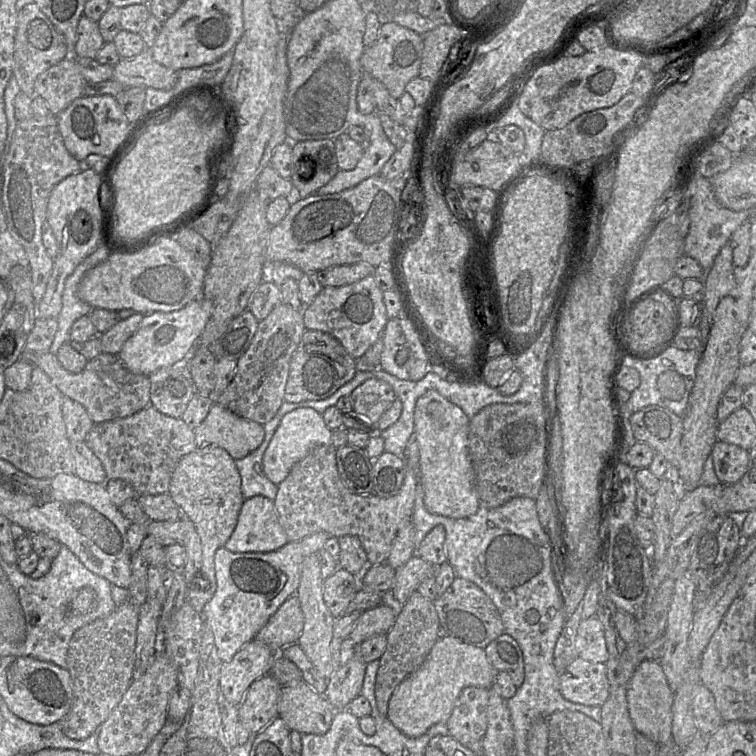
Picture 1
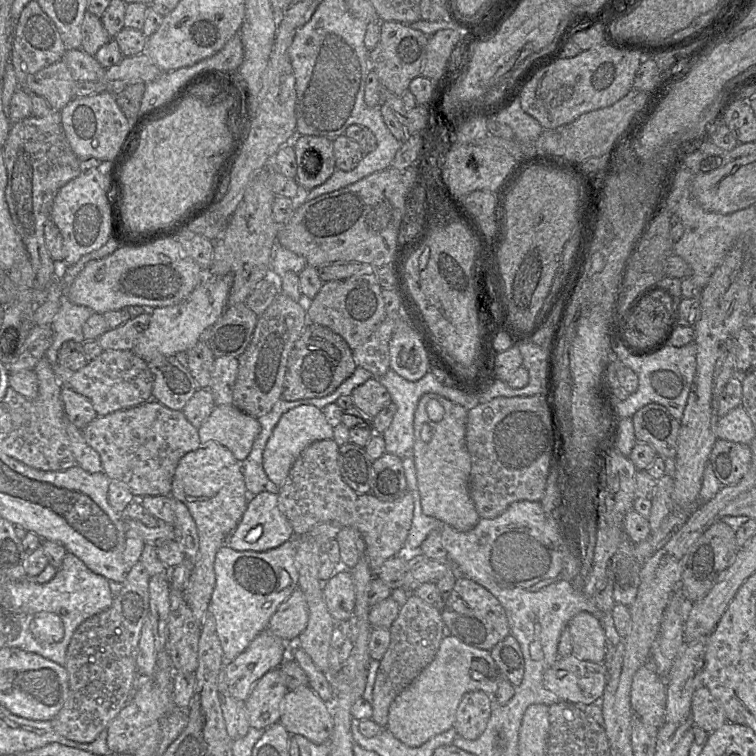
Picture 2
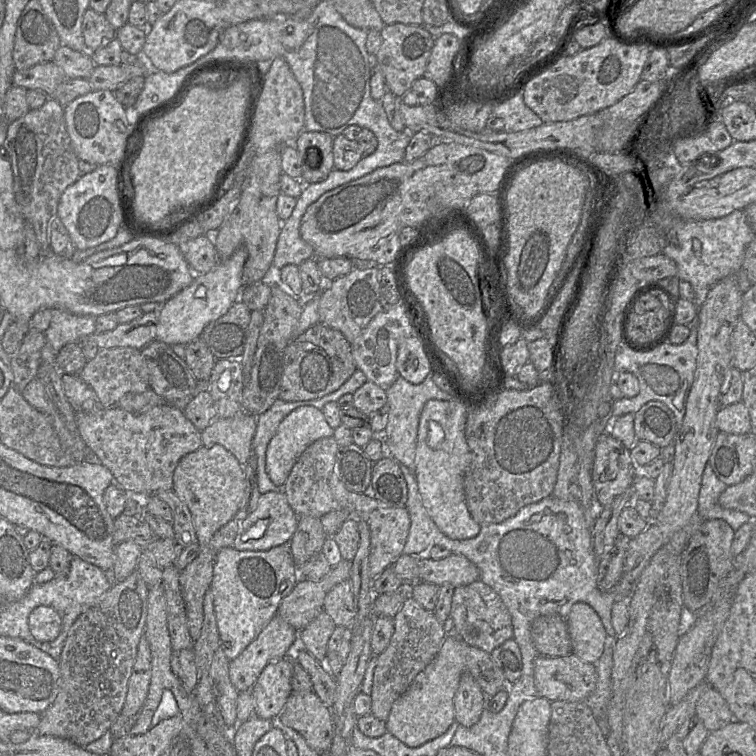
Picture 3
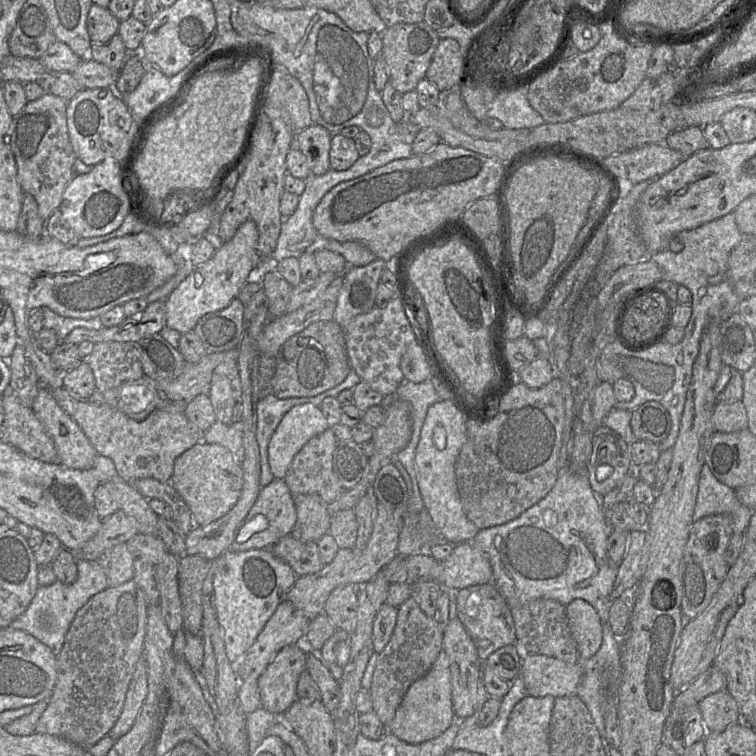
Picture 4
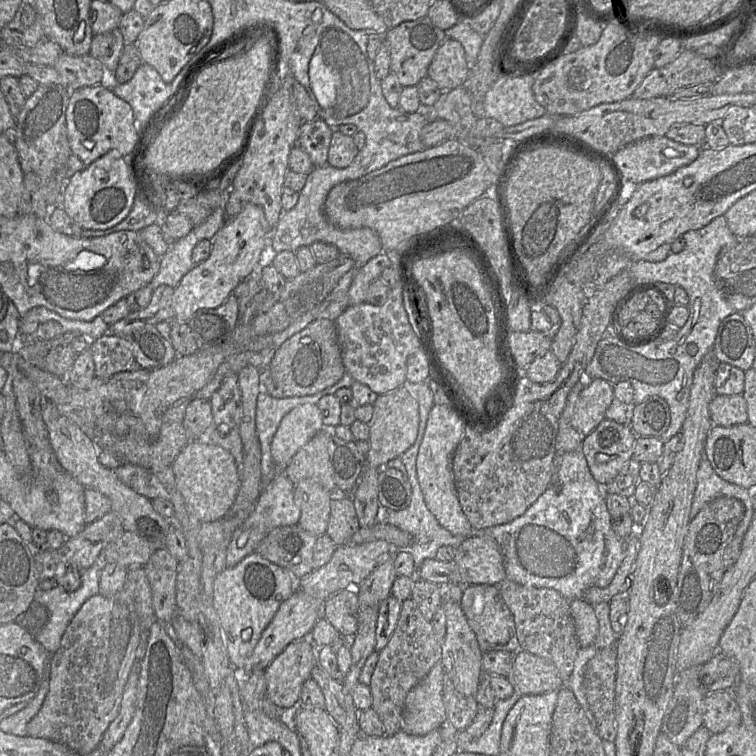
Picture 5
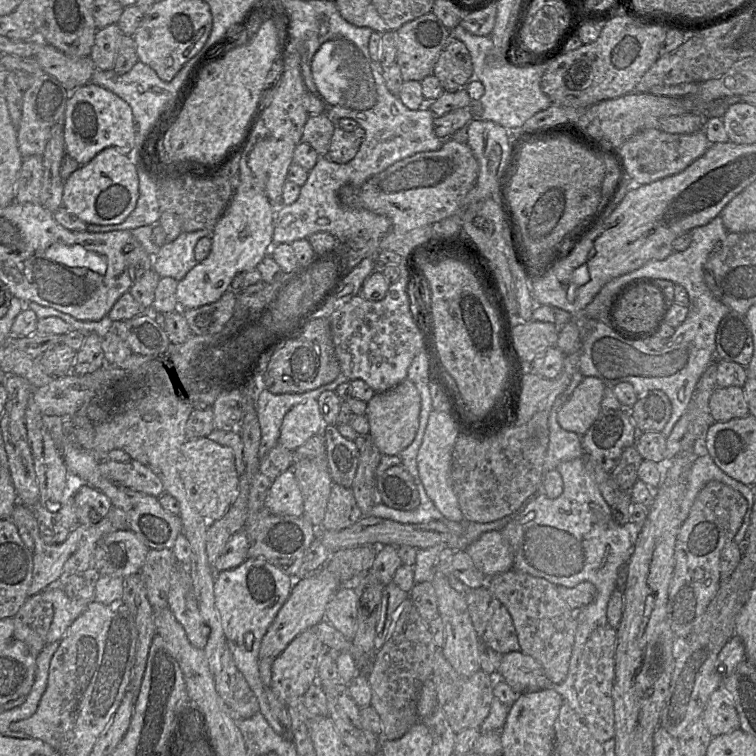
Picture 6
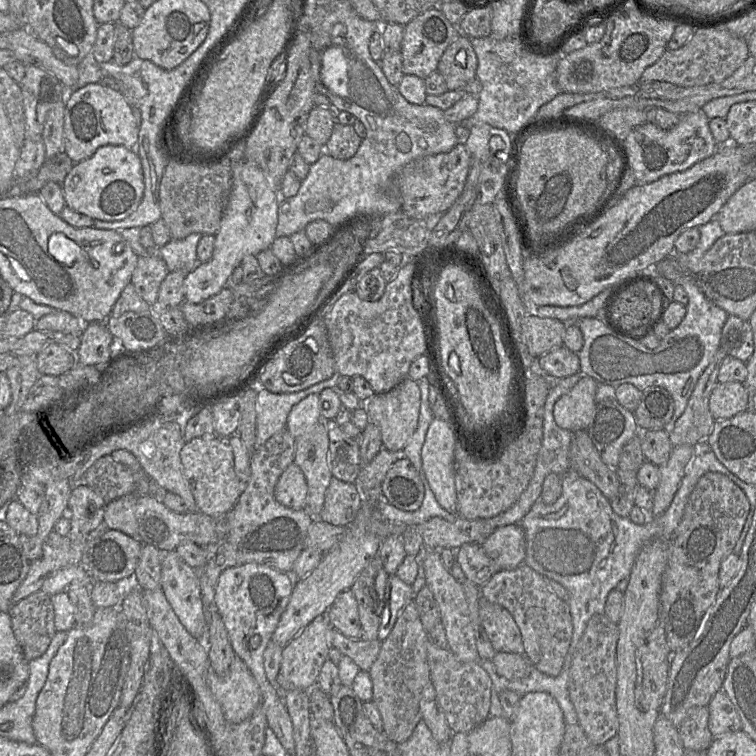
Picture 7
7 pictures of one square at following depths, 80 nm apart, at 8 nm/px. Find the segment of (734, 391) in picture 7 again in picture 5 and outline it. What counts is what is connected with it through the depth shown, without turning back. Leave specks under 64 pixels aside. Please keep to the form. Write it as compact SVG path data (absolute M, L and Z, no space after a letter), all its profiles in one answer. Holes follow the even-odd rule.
M715 395L710 403L710 418L713 426L731 427L747 423L747 405L743 395Z

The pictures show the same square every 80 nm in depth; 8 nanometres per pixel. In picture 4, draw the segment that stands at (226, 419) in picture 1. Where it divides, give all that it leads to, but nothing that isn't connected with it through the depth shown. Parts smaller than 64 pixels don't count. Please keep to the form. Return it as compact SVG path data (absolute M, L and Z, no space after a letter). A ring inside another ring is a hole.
M215 421L204 433L203 441L226 447L235 457L236 462L242 464L245 458L243 446L243 423L224 424Z

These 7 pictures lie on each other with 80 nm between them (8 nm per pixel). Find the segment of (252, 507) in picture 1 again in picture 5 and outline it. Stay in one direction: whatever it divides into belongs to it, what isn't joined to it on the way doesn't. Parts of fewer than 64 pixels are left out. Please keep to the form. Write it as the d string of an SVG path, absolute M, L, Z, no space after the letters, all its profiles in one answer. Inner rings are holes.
M279 472L271 483L263 487L255 506L248 518L235 530L227 547L225 565L232 567L247 555L253 553L262 539L276 527L290 526L298 523L300 509L294 501L295 485L285 472Z

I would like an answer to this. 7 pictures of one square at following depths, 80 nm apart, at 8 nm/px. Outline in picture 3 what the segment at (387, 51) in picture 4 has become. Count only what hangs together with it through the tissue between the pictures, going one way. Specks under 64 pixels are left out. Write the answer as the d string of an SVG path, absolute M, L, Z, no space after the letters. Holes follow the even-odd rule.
M395 23L385 25L381 45L376 53L376 62L385 78L386 88L397 97L411 89L412 83L423 77L435 38L422 25Z

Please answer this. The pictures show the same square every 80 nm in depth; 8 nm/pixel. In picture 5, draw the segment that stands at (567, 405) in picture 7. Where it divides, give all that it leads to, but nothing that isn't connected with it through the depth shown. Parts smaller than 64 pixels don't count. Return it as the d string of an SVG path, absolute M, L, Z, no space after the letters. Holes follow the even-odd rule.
M588 379L580 391L571 425L581 435L588 436L605 419L614 399L614 388L604 379Z

